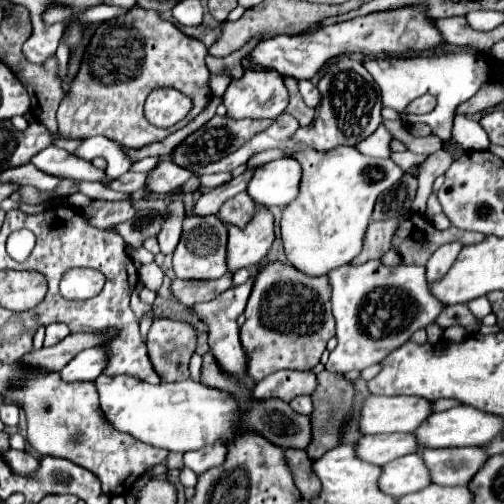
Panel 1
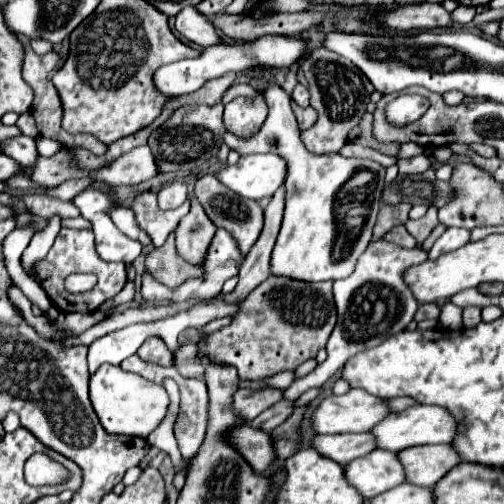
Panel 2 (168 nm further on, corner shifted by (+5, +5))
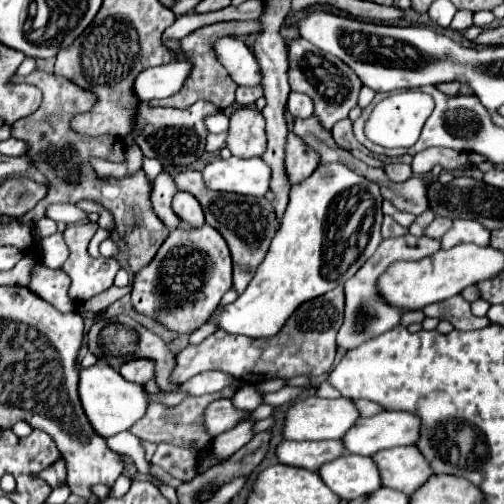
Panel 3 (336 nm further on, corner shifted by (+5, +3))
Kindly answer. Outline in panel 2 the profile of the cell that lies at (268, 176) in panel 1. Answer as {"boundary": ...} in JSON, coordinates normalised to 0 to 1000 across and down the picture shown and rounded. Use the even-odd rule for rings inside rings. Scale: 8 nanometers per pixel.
{"boundary":[[[500,304],[488,312],[476,312],[468,327],[444,327],[429,343],[433,359],[460,375],[464,383],[488,391],[488,395],[508,395],[516,399],[520,391],[540,391],[540,383],[556,371],[556,363],[567,351],[567,319],[544,304]]]}

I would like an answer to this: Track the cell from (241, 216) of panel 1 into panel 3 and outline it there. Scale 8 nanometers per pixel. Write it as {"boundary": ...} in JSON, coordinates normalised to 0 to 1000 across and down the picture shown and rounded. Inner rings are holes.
{"boundary":[[[397,339],[357,343],[345,351],[345,359],[353,363],[357,379],[373,379],[393,395],[393,403],[405,415],[409,442],[429,450],[440,462],[440,470],[448,474],[456,502],[460,502],[460,518],[464,518],[464,573],[472,581],[480,581],[488,573],[488,565],[496,562],[496,554],[504,550],[512,522],[520,522],[520,514],[536,490],[536,478],[548,462],[548,450],[552,450],[536,399],[528,391],[484,391],[484,387],[456,387],[456,383],[440,383],[440,379],[417,379],[409,371]]]}

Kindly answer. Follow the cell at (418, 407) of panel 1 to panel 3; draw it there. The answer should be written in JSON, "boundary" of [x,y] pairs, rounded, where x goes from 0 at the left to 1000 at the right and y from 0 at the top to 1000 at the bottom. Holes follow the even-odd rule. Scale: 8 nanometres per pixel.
{"boundary":[[[607,788],[603,796],[591,792],[567,819],[563,839],[563,871],[575,875],[627,875],[627,871],[679,871],[694,847],[710,835],[714,815],[698,792],[639,792],[639,788]]]}

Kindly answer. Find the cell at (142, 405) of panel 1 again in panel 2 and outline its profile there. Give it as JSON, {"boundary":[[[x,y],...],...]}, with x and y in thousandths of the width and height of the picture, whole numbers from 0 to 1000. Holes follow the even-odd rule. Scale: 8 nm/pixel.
{"boundary":[[[198,724],[194,736],[179,744],[179,796],[214,859],[258,867],[294,867],[329,827],[337,800],[321,764],[298,760],[270,740],[250,740],[230,724]]]}

